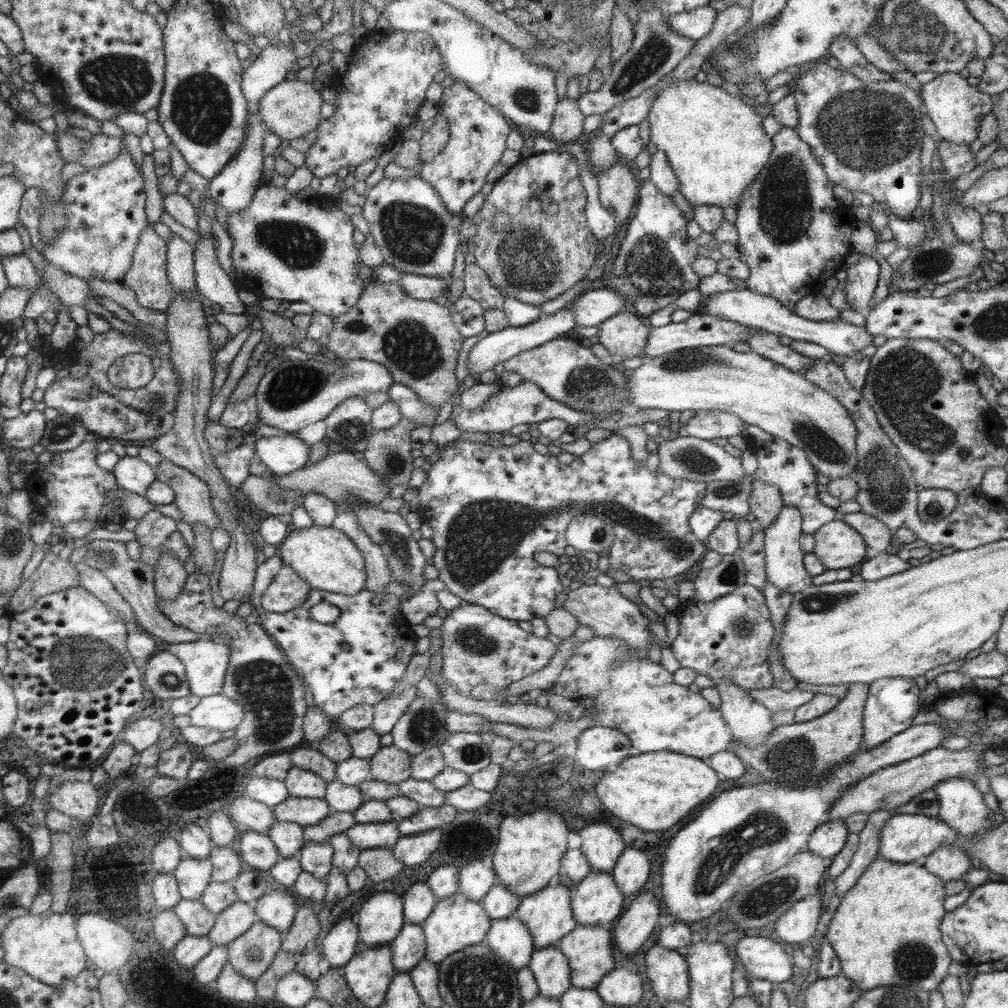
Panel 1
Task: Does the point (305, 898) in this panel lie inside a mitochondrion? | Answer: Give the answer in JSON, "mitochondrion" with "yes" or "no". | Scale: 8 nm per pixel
{"mitochondrion":"no"}

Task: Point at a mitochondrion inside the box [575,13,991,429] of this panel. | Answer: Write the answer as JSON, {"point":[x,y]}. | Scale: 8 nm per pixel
{"point":[862,130]}

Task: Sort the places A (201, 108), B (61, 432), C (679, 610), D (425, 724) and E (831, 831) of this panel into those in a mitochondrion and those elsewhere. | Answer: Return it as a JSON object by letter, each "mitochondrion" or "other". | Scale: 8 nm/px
{"A":"mitochondrion","B":"mitochondrion","C":"other","D":"mitochondrion","E":"other"}

